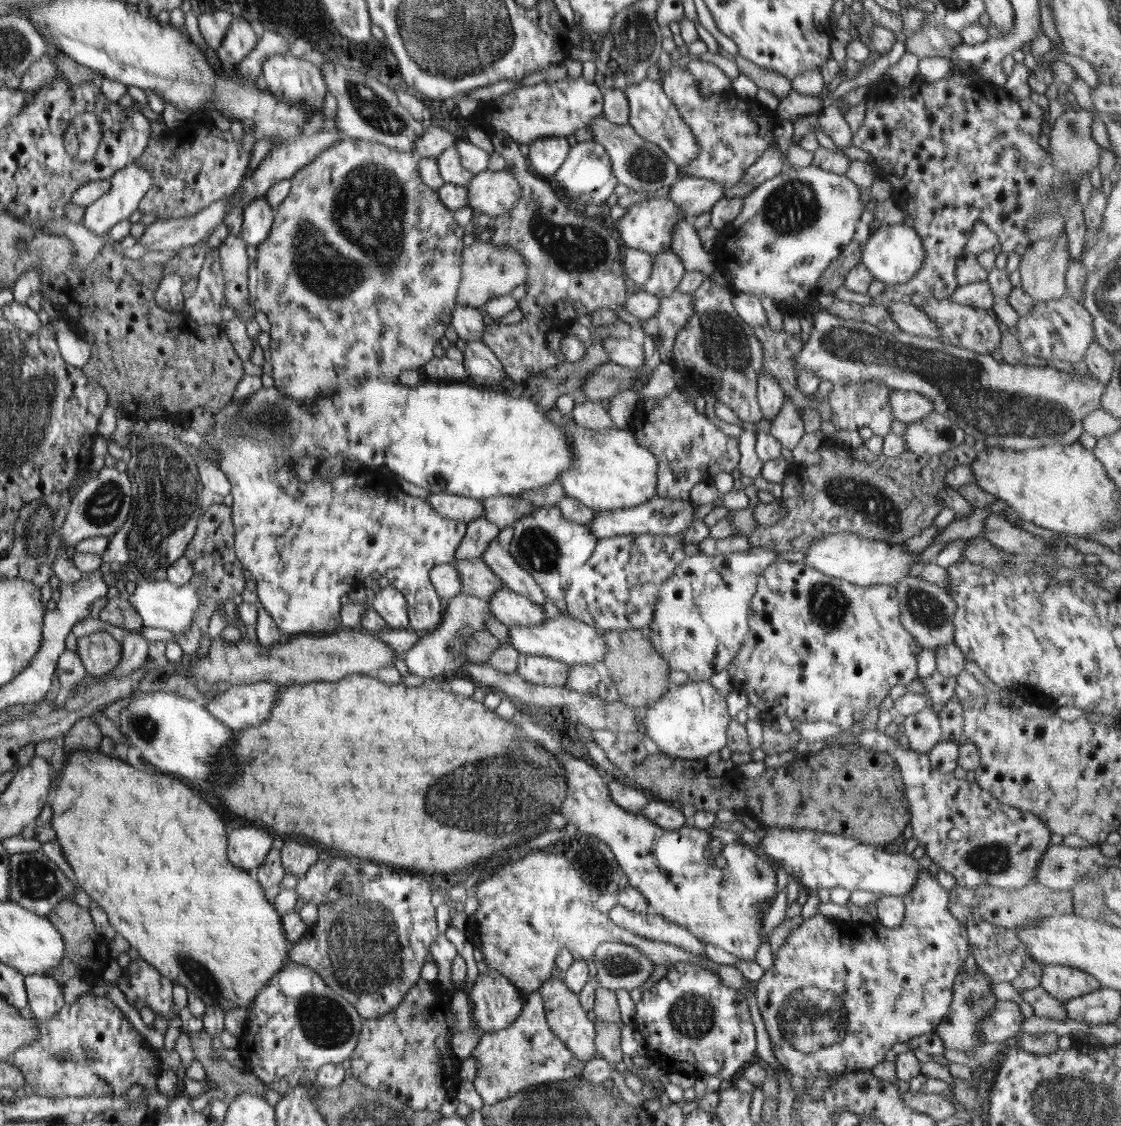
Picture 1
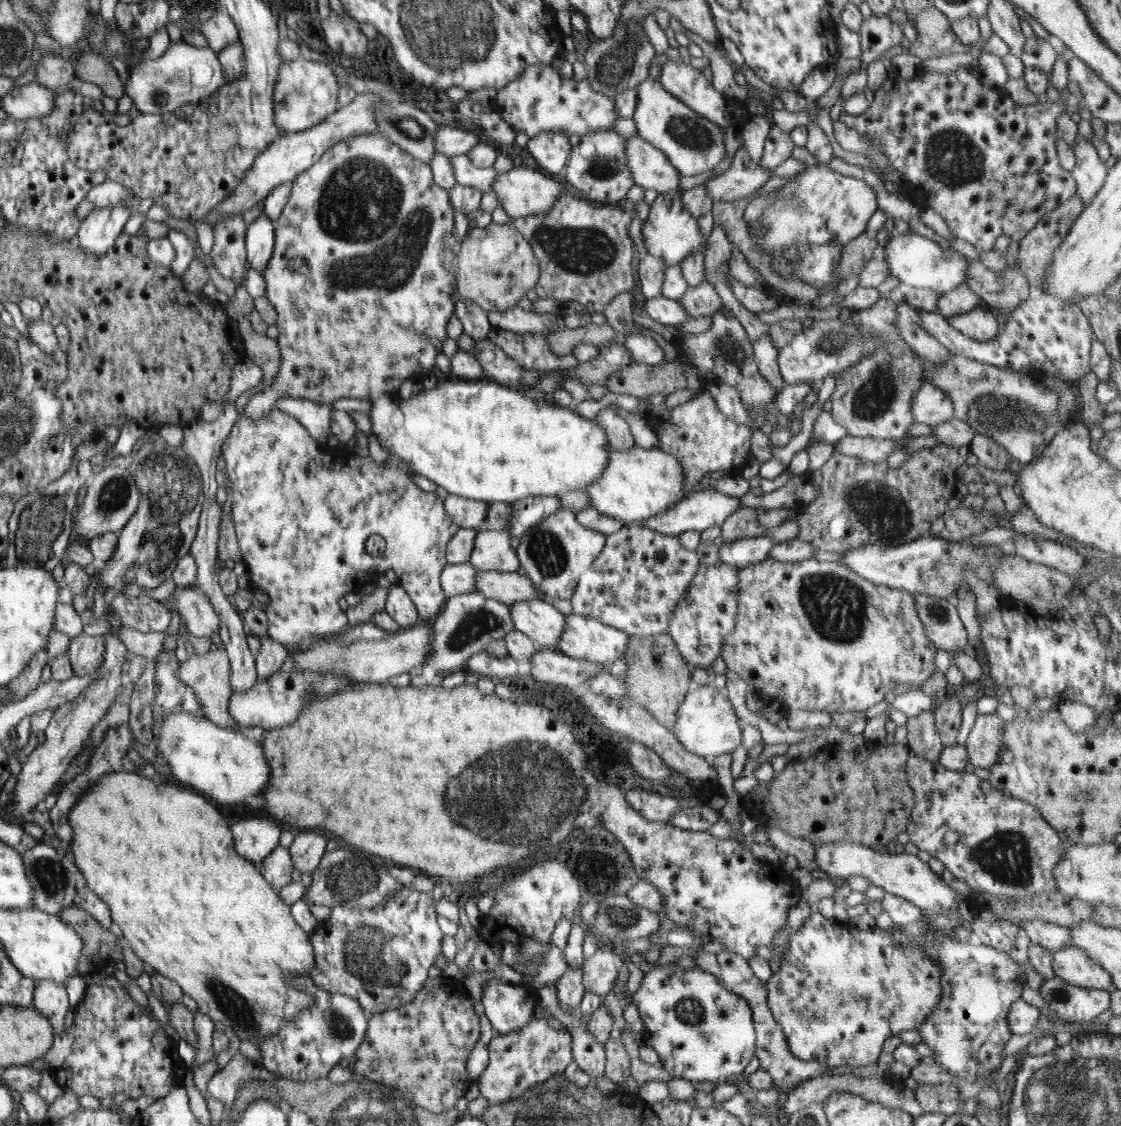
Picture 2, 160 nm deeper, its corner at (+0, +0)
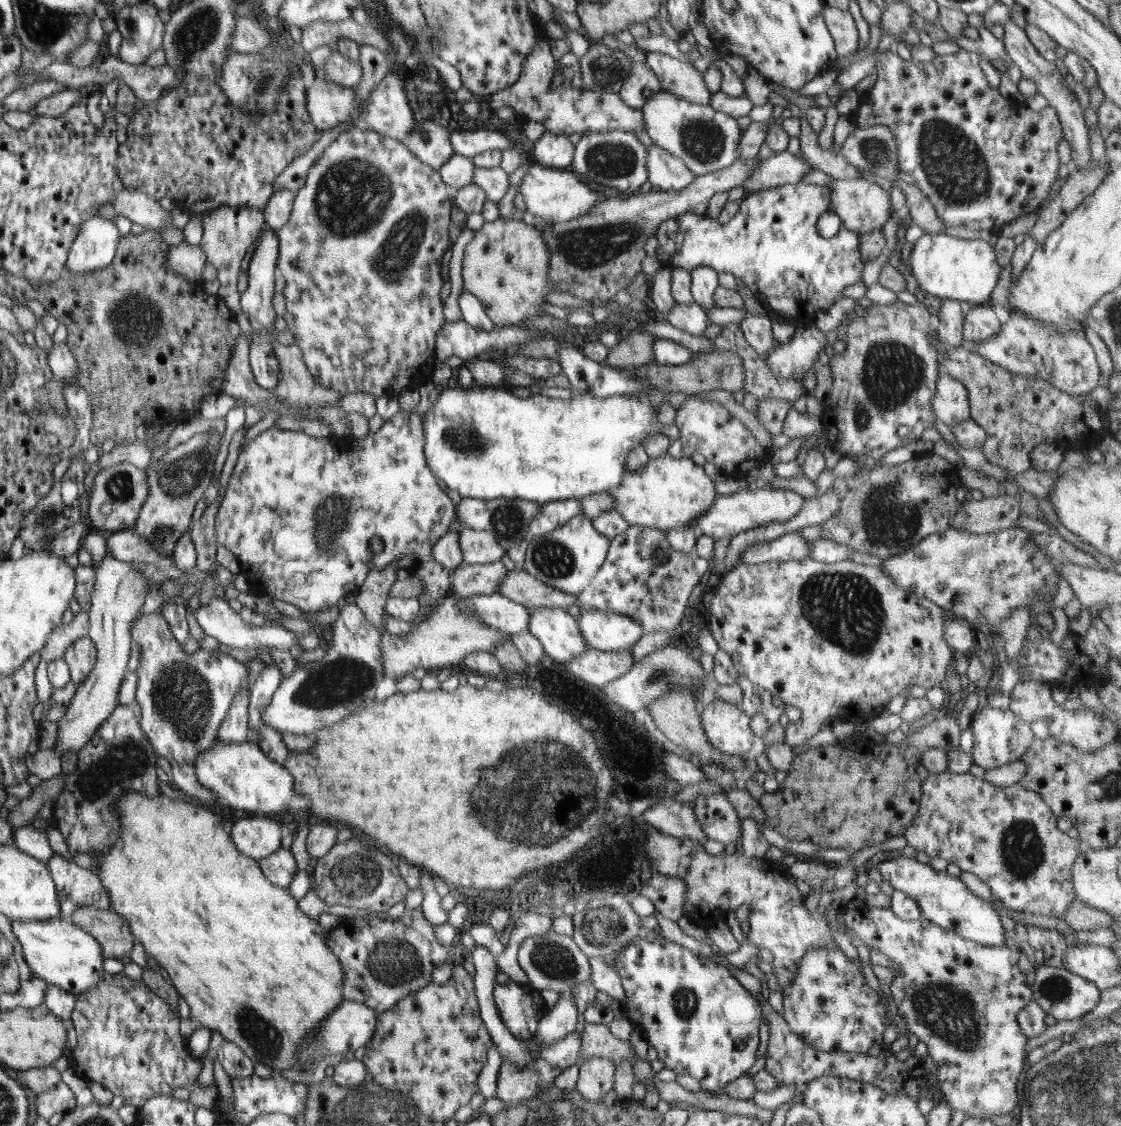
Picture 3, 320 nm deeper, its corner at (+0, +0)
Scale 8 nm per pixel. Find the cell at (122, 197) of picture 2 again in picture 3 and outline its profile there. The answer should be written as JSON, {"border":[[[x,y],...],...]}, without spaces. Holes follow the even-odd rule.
{"border":[[[122,189],[111,202],[108,204],[113,206],[117,216],[124,216],[146,230],[160,232],[170,226],[172,214],[148,194]]]}

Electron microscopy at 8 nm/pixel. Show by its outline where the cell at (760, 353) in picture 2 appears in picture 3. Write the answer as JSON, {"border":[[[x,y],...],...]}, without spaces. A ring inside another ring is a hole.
{"border":[[[746,312],[738,324],[748,344],[757,350],[764,360],[774,350],[772,348],[774,335],[772,335],[772,323],[770,321],[769,316],[755,316]]]}

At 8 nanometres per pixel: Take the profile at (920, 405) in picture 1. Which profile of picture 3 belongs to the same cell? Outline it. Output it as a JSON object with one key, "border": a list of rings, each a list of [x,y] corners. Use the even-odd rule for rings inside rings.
{"border":[[[941,372],[936,381],[936,394],[931,402],[934,414],[946,425],[956,424],[971,419],[969,392],[957,378]]]}

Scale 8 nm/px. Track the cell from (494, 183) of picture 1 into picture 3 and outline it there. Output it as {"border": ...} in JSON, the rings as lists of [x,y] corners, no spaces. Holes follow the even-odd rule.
{"border":[[[540,164],[530,166],[522,183],[516,188],[518,208],[554,223],[569,222],[586,216],[590,209],[594,209],[598,202],[604,200],[604,196],[596,190],[591,190],[590,186],[580,182],[578,176],[572,173],[572,170],[565,172],[562,169],[546,168]]]}

